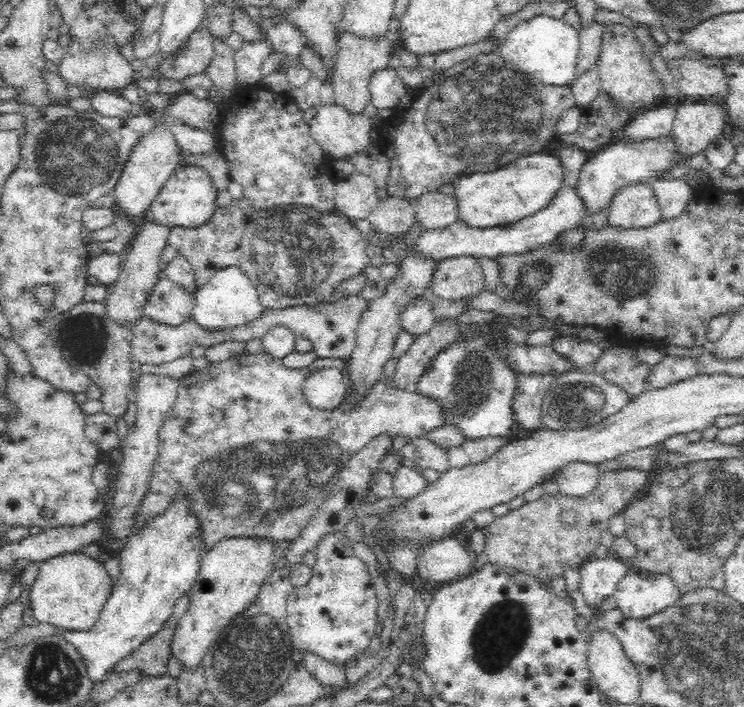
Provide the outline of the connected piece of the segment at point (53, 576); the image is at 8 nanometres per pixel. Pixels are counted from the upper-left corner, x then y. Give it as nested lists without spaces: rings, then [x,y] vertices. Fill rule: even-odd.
[[[83,553],[64,554],[46,560],[39,564],[38,575],[29,590],[34,618],[56,627],[59,632],[86,632],[96,624],[113,583],[103,564]]]

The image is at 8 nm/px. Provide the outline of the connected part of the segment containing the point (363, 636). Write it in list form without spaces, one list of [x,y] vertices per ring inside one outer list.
[[[341,531],[323,536],[314,551],[316,564],[312,568],[310,582],[306,586],[293,587],[287,598],[287,625],[293,647],[320,656],[333,665],[344,665],[350,658],[373,649],[376,644],[376,591],[366,564],[354,554],[351,543]]]

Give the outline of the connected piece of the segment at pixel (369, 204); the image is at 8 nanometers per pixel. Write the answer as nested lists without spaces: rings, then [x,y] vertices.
[[[353,171],[345,179],[338,179],[335,184],[334,211],[352,222],[367,219],[371,210],[380,202],[376,189],[374,180]]]

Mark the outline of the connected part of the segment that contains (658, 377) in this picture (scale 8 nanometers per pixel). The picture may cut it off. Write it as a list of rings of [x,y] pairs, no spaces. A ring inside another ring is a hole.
[[[667,355],[654,366],[645,381],[645,390],[659,389],[698,375],[696,358]]]

